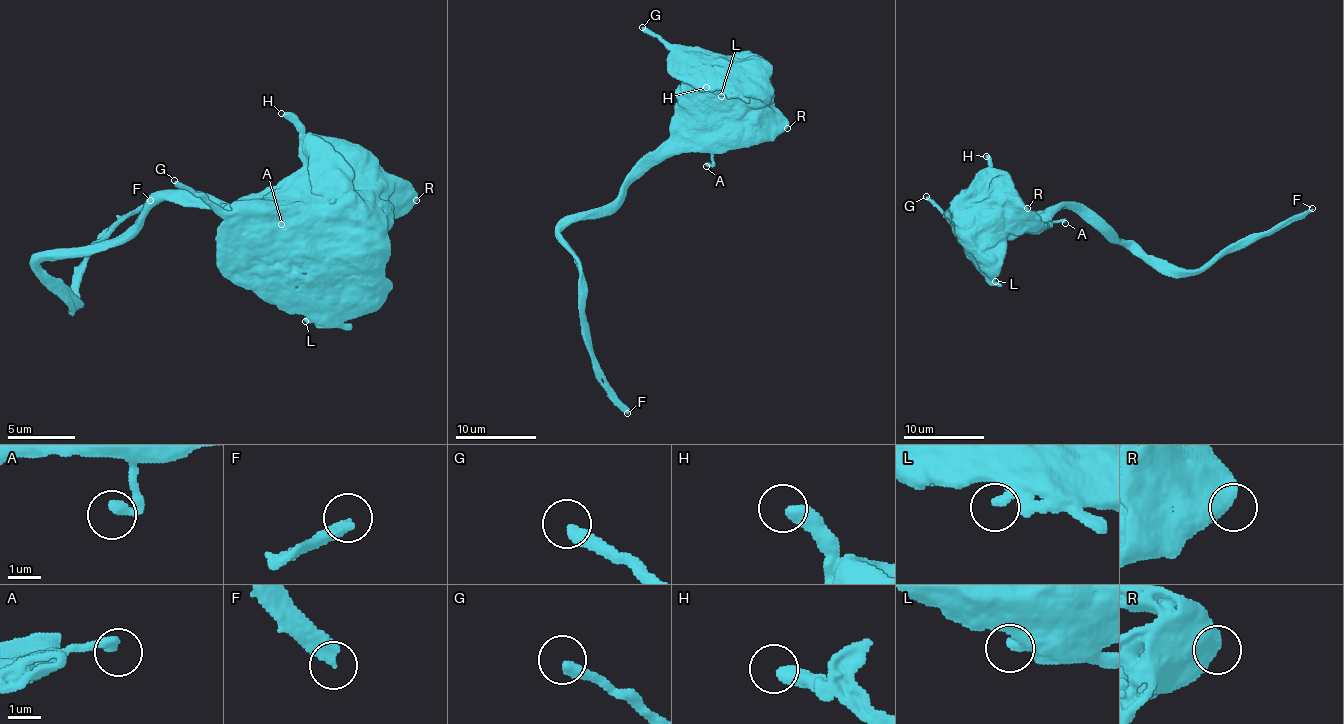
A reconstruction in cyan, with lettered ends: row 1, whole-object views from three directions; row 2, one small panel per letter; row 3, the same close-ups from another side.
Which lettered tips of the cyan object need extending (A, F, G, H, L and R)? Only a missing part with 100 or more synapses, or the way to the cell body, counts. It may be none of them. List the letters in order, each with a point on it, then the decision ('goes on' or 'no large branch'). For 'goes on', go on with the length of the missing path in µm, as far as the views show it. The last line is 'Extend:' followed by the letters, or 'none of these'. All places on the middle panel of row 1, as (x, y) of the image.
A: place (706, 166); no large branch
F: place (627, 413); goes on; missing 100 µm
G: place (642, 27); no large branch
H: place (706, 87); no large branch
L: place (721, 96); no large branch
R: place (787, 128); no large branch
Extend: F

